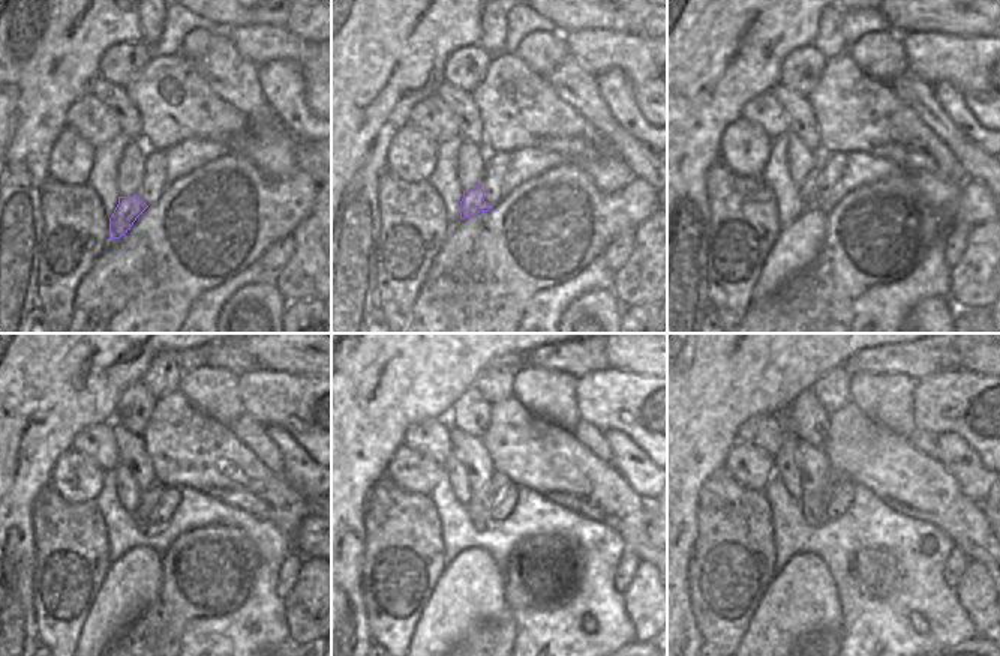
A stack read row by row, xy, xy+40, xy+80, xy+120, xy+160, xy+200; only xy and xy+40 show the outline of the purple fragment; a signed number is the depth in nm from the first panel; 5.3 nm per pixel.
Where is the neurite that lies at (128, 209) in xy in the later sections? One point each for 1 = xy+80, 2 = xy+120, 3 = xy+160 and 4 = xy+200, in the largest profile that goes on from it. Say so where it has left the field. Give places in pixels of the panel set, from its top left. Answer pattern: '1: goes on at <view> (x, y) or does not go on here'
1: goes on at xy+80 (808, 189)
2: goes on at xy+120 (149, 499)
3: goes on at xy+160 (479, 508)
4: goes on at xy+200 (814, 506)

